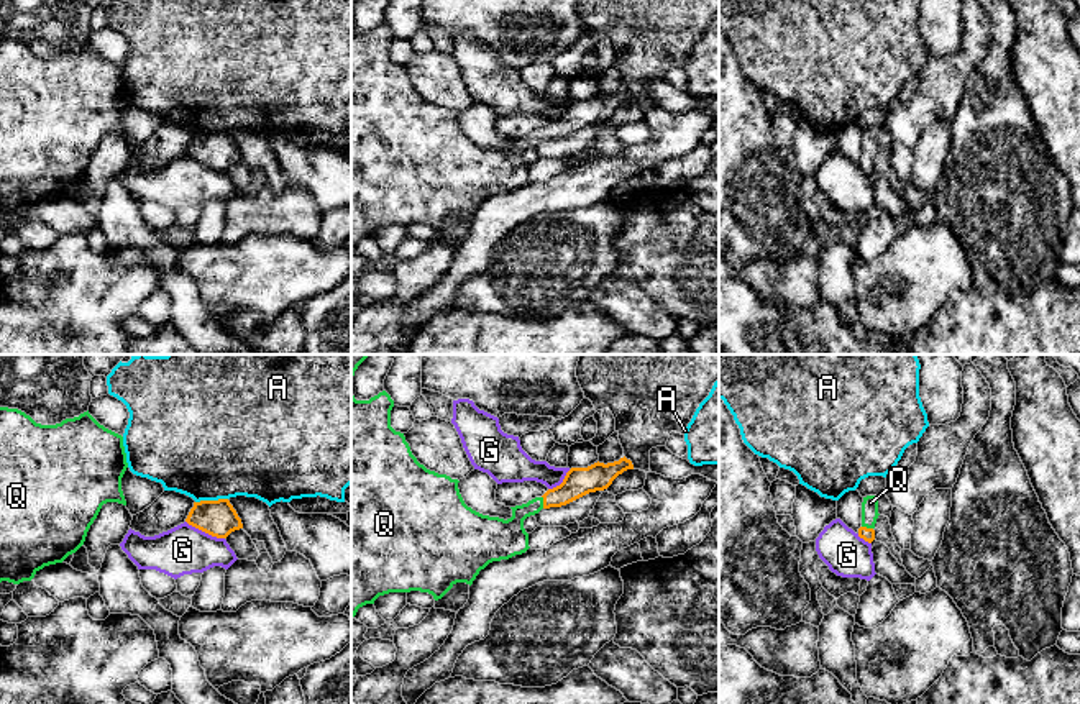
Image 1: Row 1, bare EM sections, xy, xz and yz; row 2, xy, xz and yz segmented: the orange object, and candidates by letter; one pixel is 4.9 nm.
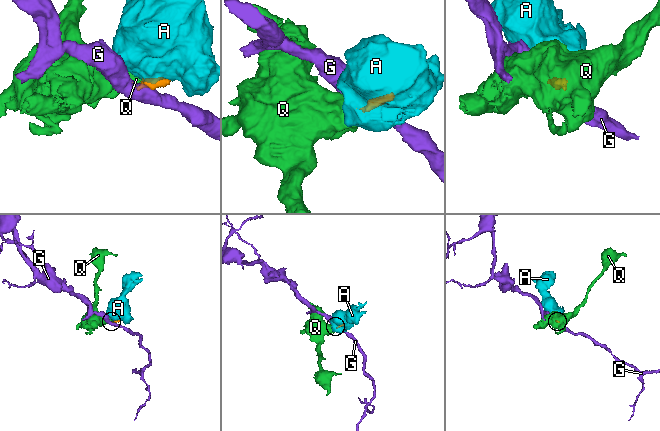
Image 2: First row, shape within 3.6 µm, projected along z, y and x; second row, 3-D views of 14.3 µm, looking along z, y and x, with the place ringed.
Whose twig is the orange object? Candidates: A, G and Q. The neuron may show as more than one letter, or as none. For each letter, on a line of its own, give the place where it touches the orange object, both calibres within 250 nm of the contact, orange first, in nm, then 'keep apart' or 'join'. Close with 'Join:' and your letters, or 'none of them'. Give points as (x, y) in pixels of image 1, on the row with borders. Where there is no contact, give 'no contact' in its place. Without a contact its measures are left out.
A: meets orange in xy at (210, 501); 180 nm thick on the orange side, 480 nm on the other; keep apart
G: meets orange in xy at (205, 532); 180 nm thick on the orange side, 240 nm on the other; keep apart
Q: meets orange in xz at (544, 502); 140 nm thick on the orange side, 180 nm on the other; join
Join: Q

